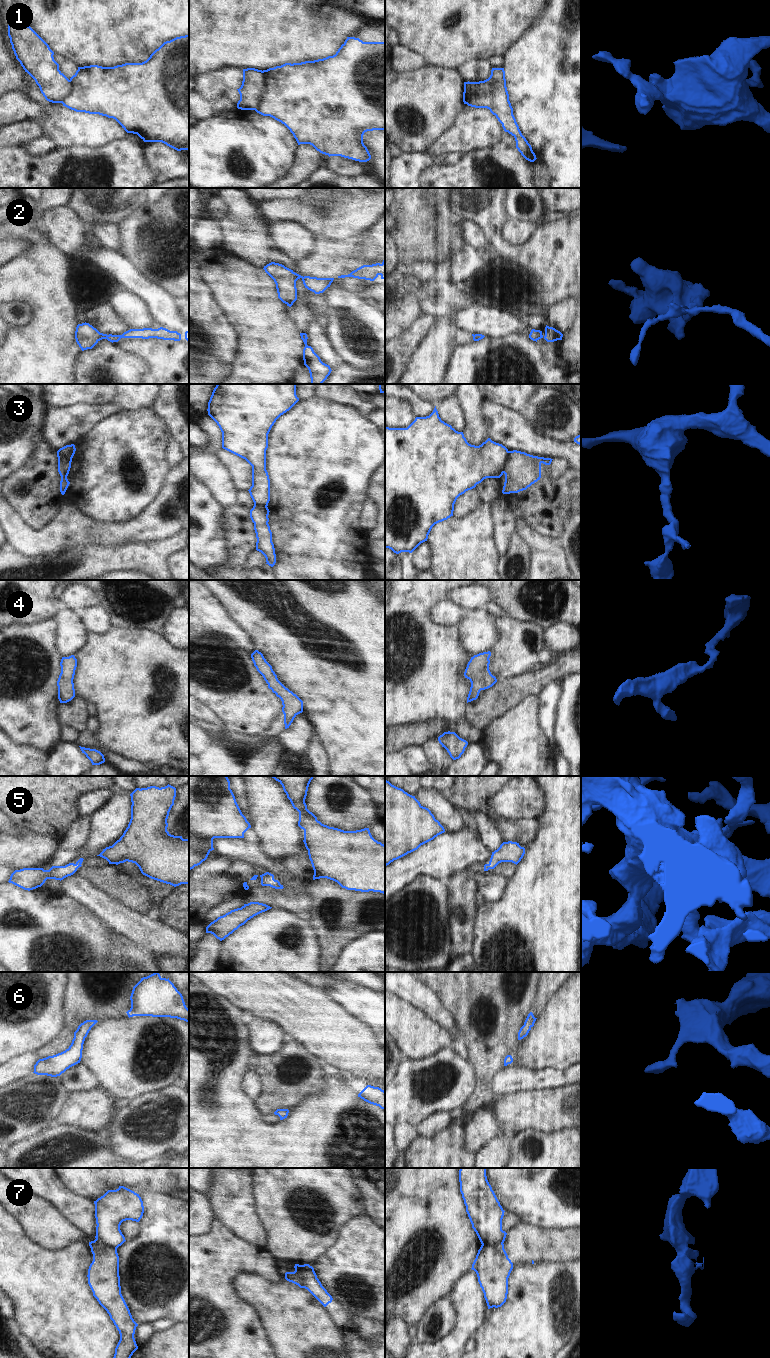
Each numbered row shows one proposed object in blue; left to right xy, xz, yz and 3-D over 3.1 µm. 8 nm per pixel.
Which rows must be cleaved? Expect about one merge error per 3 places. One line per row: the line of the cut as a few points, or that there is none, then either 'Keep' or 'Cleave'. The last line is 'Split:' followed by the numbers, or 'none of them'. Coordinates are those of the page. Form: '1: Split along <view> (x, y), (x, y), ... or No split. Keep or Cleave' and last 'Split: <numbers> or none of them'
1: Split along yz (464, 82), (466, 91), (472, 95), (482, 95), (492, 89). Cleave
2: No split. Keep
3: Split along yz (509, 451), (503, 472). Cleave
4: No split. Keep
5: No split. Keep
6: No split. Keep
7: Split along xz (299, 1265), (298, 1277), (304, 1287). Cleave
Split: 1, 3, 7

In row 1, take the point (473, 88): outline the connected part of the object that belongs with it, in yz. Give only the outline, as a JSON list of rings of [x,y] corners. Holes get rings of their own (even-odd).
[[[489,78],[484,81],[479,82],[465,82],[467,93],[476,96],[476,95],[483,95],[488,93],[492,90],[492,85],[490,83]]]

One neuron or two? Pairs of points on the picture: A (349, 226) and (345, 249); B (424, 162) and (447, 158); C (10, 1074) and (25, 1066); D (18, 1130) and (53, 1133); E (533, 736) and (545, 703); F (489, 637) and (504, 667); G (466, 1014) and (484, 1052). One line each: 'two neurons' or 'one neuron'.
A: two neurons
B: two neurons
C: one neuron
D: two neurons
E: two neurons
F: two neurons
G: one neuron

